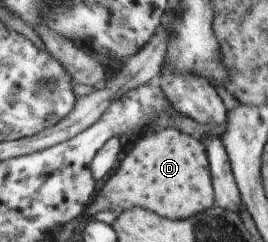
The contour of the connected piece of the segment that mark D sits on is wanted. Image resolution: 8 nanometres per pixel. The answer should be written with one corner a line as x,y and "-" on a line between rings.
164,128
155,130
151,135
146,135
138,140
131,151
122,157
121,165
101,188
94,204
87,210
87,218
94,218
95,214
102,210
109,210
119,217
123,212
134,207
142,207
157,212
160,216
172,220
186,220
190,216
196,216
208,208
212,208
215,202
215,188
212,188
213,173
210,170
209,153
207,146
200,140
190,136
177,128

